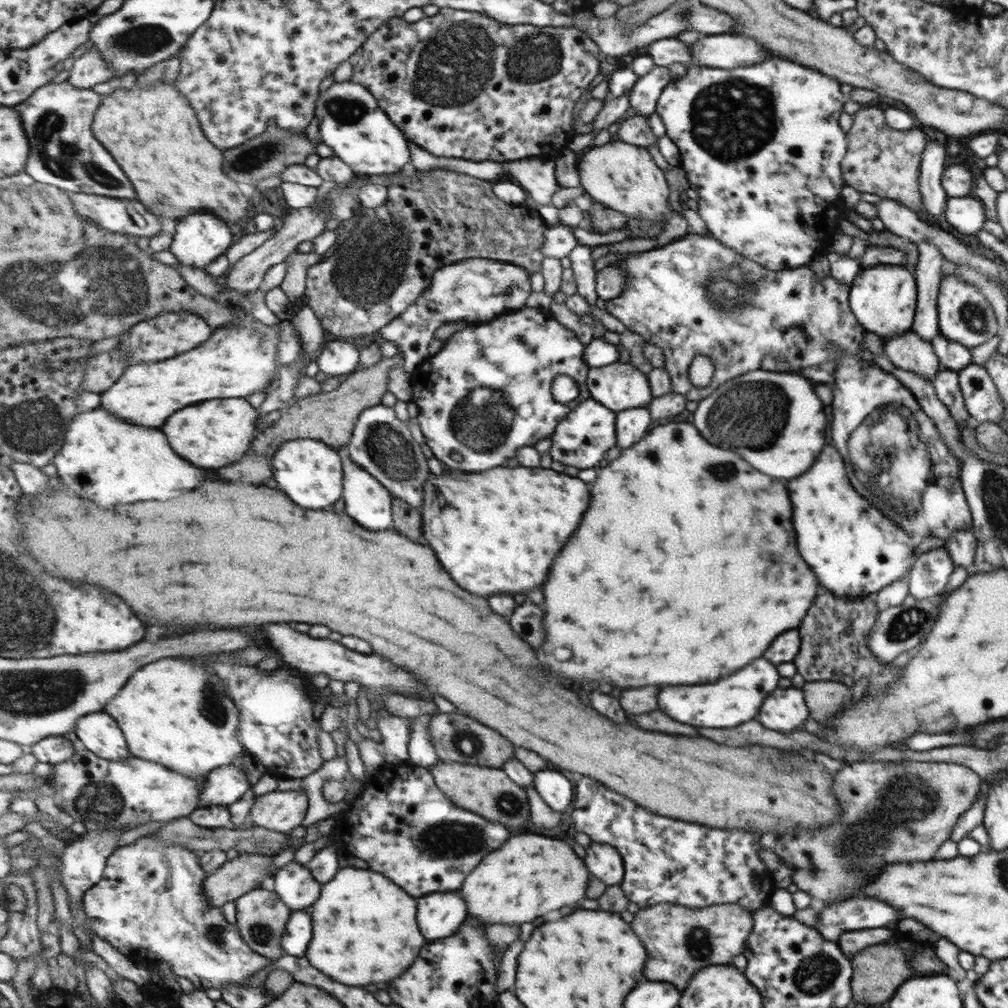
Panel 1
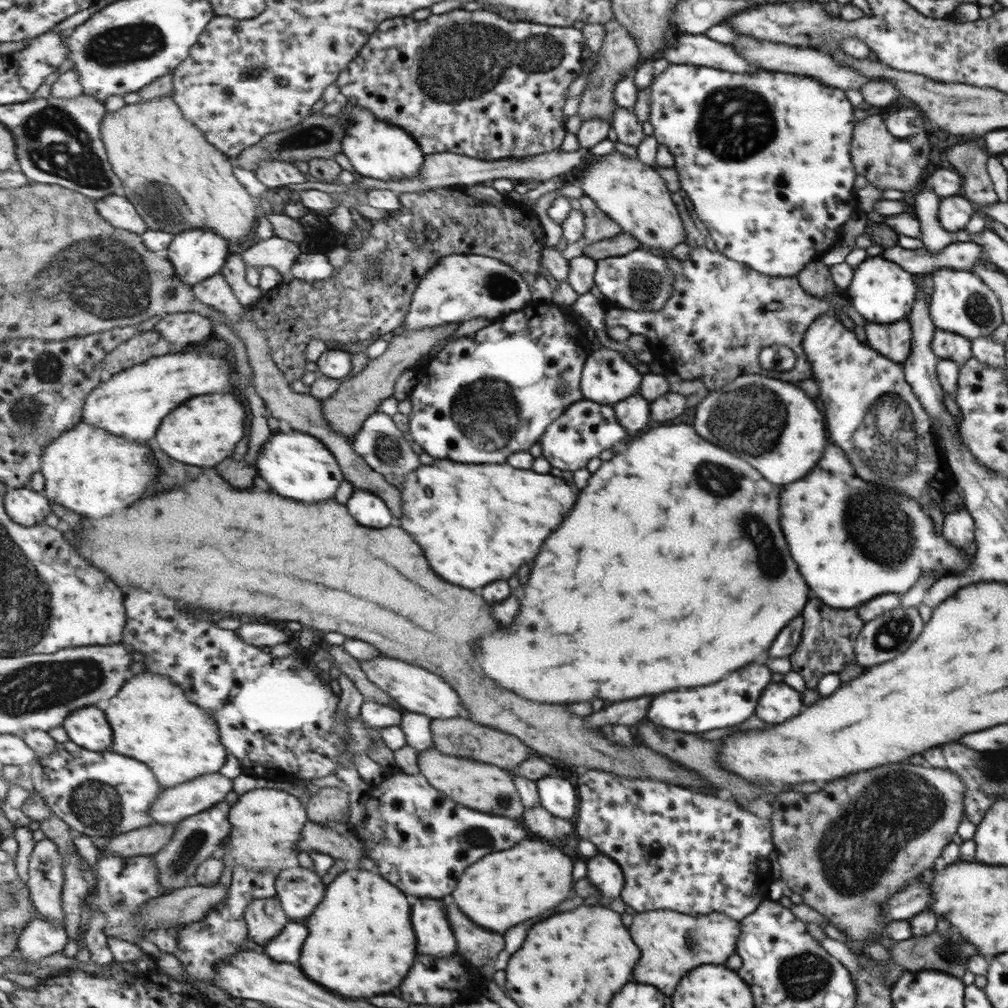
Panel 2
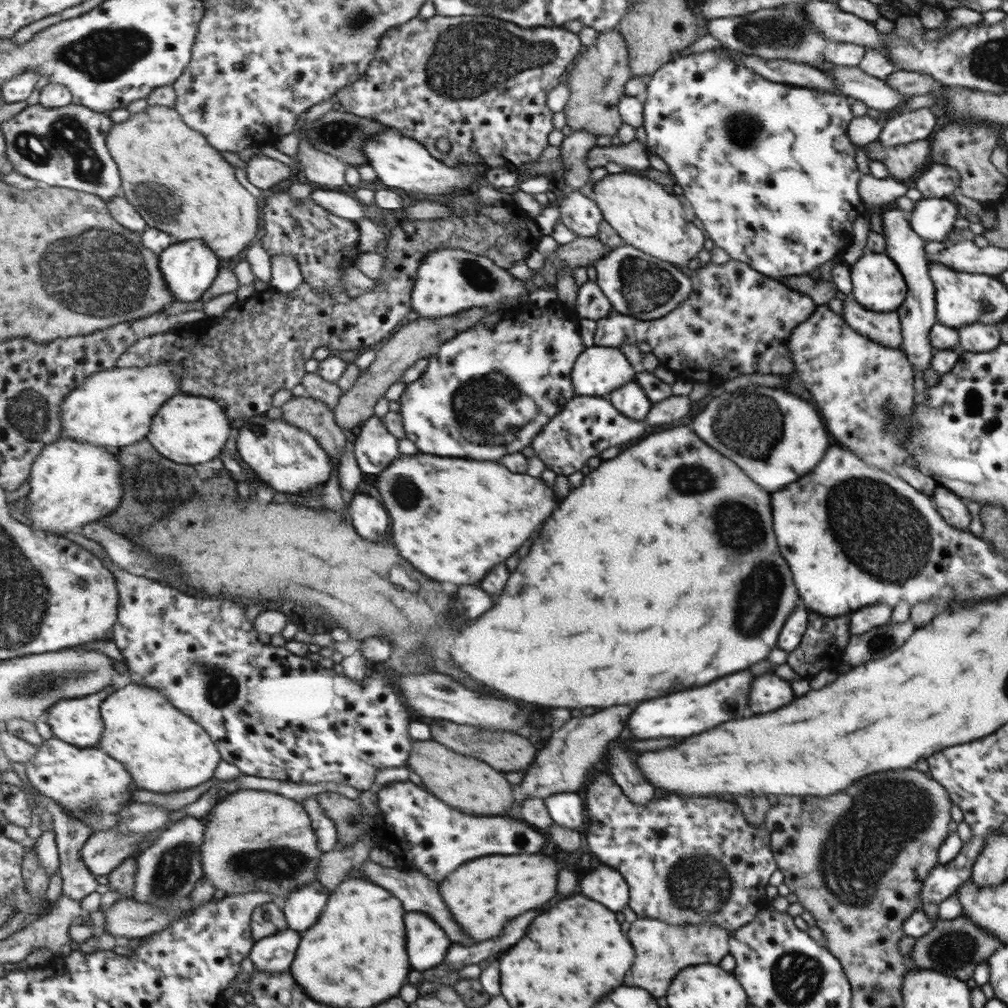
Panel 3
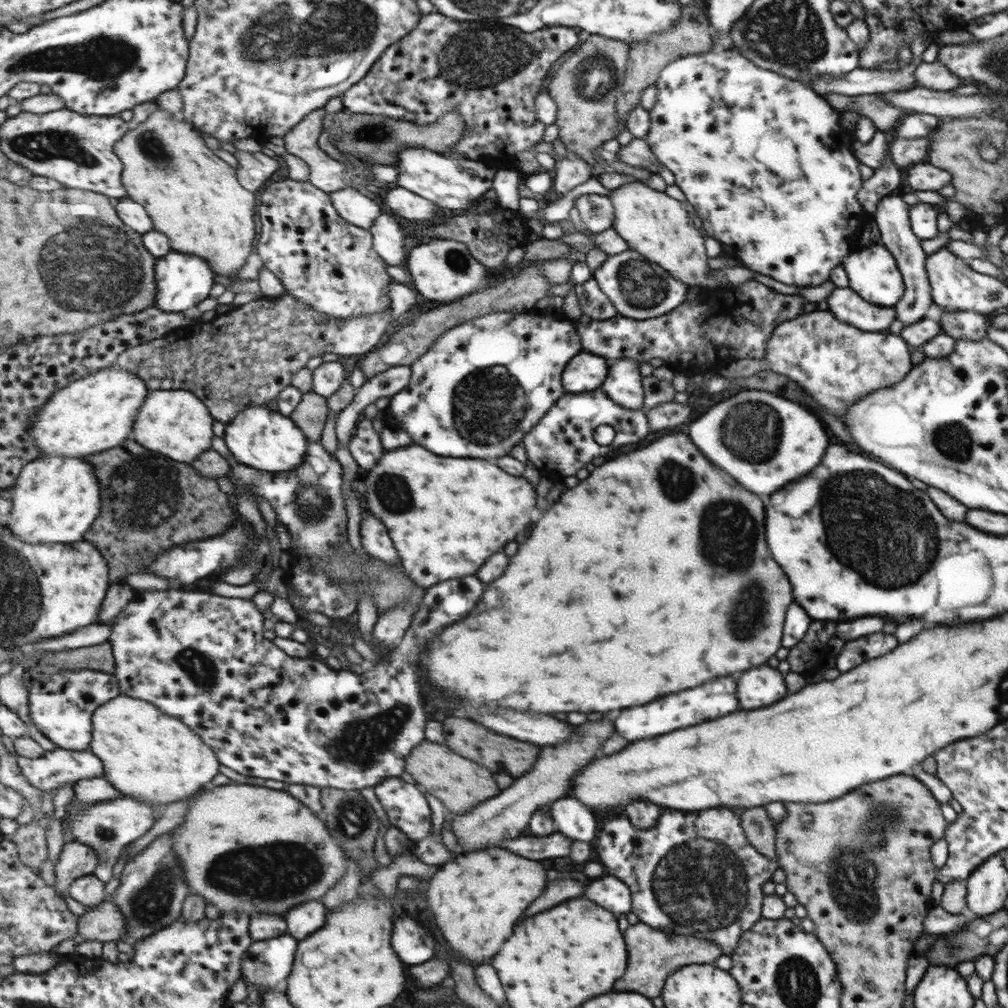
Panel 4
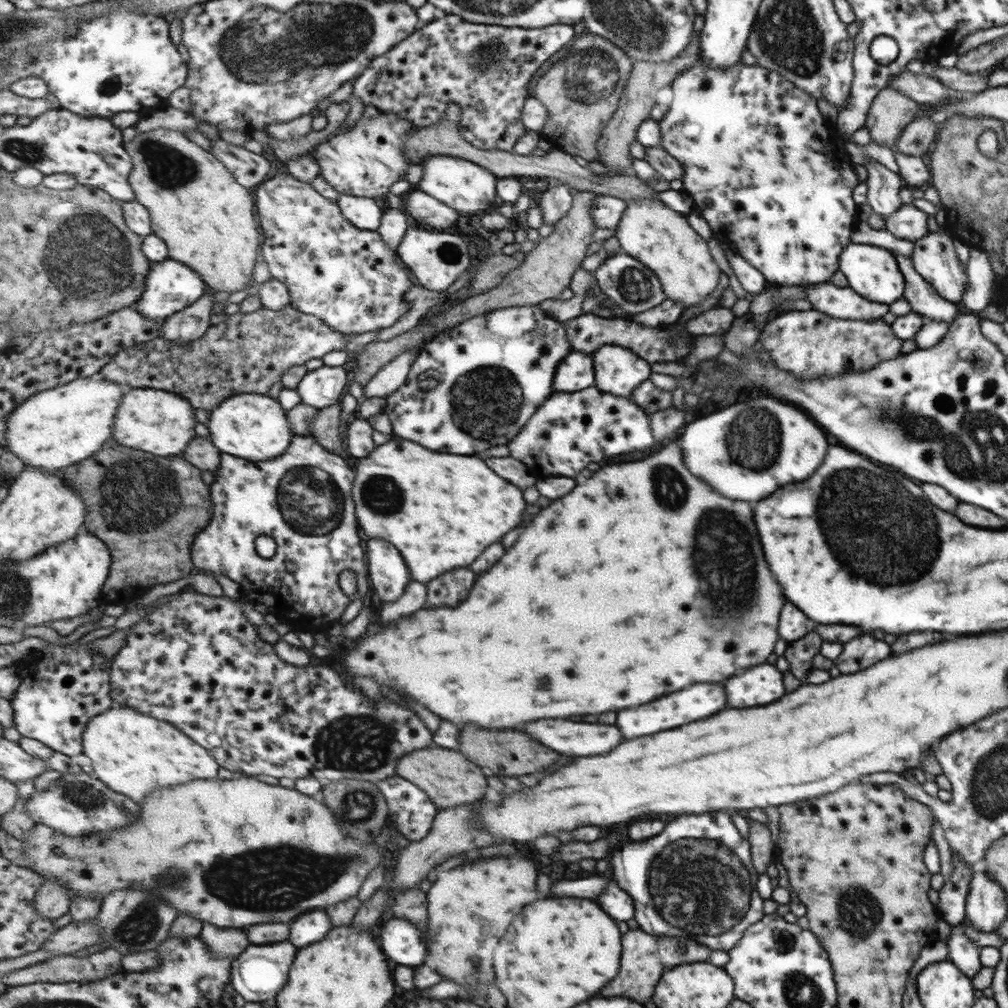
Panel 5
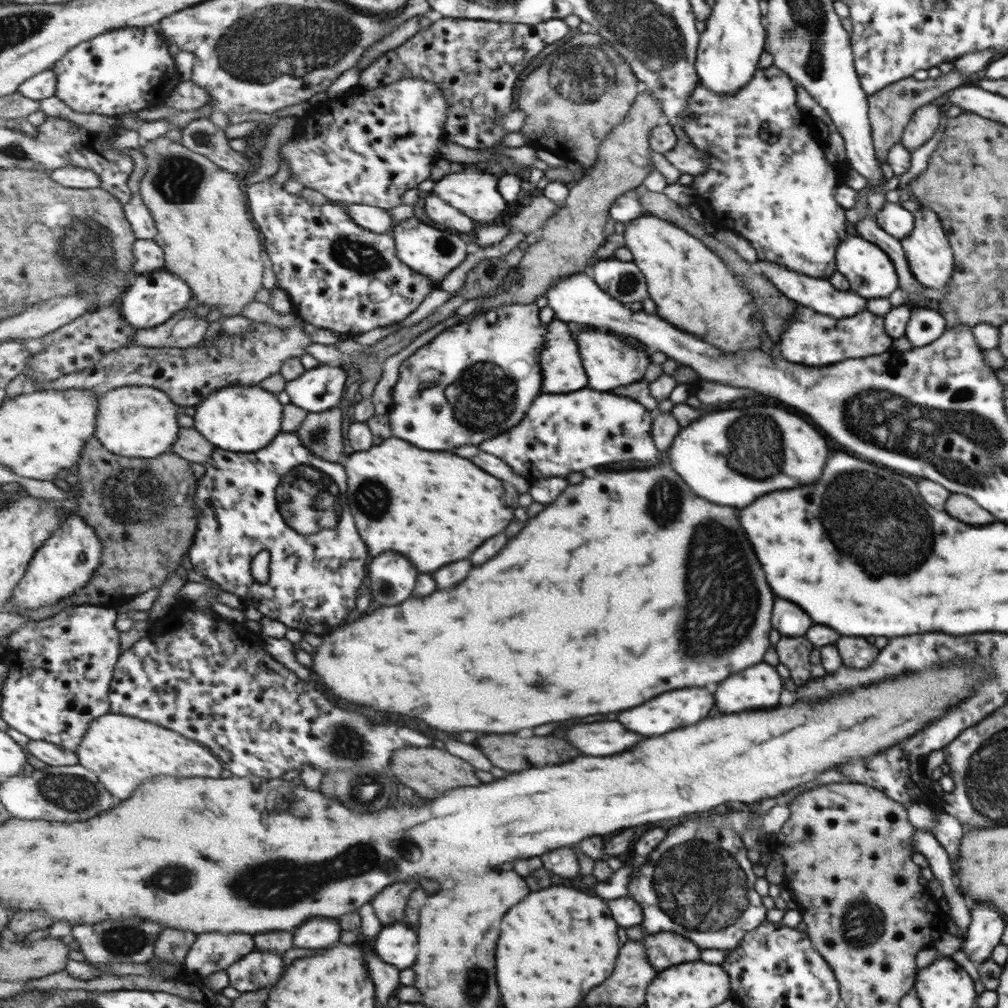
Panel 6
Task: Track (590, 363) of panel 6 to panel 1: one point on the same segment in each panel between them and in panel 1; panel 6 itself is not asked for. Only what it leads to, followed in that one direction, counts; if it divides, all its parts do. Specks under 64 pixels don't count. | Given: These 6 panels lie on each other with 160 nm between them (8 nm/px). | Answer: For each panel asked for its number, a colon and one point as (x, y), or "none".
1: (631, 425)
2: (633, 413)
3: (631, 401)
4: (623, 384)
5: (619, 371)

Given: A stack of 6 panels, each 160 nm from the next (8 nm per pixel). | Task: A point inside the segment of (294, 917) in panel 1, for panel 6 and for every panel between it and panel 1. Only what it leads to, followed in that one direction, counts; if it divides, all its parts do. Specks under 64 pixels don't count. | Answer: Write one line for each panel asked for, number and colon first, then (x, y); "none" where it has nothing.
2: (287, 947)
3: (275, 954)
4: (267, 964)
5: (258, 974)
6: (258, 970)

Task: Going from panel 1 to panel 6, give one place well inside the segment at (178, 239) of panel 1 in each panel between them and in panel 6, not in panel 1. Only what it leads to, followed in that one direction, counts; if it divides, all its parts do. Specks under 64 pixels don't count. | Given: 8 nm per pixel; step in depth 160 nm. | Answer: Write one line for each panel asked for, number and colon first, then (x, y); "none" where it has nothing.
2: (198, 254)
3: (190, 268)
4: (183, 280)
5: (171, 286)
6: (153, 298)

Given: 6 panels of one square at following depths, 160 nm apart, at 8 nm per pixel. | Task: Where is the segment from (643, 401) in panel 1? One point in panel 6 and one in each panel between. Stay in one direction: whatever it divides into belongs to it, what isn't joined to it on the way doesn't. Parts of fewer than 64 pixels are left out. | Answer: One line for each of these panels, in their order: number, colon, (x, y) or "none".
2: (607, 378)
3: (600, 370)
4: (586, 371)
5: (575, 373)
6: (561, 362)

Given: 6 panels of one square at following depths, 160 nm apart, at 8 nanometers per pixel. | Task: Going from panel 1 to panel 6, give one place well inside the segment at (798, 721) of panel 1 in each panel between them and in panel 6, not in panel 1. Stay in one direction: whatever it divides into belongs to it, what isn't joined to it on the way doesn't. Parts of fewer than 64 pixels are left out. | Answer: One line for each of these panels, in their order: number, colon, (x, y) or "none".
2: (780, 703)
3: (769, 692)
4: (762, 686)
5: (761, 685)
6: (758, 687)

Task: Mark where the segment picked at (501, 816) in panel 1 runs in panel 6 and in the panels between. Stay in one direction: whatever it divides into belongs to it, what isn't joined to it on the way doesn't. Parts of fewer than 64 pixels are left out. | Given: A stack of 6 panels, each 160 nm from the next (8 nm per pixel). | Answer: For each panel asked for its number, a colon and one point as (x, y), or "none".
2: (489, 789)
3: (465, 783)
4: (460, 784)
5: (451, 779)
6: (430, 771)

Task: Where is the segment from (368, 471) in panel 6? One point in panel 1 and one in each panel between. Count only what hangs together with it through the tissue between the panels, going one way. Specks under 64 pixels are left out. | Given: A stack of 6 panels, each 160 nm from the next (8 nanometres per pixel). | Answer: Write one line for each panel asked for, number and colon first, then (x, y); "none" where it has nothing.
1: (498, 532)
2: (478, 523)
3: (455, 520)
4: (448, 515)
5: (452, 507)

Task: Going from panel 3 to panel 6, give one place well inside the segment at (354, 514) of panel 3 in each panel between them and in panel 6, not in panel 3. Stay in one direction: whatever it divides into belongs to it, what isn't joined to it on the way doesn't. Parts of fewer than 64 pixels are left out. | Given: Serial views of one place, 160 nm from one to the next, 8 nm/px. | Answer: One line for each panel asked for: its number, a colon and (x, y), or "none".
4: (376, 539)
5: (390, 575)
6: (392, 578)

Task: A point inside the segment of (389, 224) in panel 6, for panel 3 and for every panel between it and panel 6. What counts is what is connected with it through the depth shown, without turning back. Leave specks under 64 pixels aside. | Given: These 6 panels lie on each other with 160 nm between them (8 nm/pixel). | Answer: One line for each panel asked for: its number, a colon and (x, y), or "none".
3: (342, 202)
4: (358, 209)
5: (362, 211)

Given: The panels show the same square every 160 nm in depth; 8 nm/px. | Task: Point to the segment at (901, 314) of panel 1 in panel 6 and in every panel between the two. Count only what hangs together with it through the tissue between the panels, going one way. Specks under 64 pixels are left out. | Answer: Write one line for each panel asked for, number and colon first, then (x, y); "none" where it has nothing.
2: (880, 291)
3: (877, 284)
4: (872, 272)
5: (872, 272)
6: (869, 271)

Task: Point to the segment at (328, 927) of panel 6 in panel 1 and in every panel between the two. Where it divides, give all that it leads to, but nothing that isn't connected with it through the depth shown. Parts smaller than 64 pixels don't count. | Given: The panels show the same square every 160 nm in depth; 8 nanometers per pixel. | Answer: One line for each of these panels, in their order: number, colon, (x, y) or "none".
1: (298, 888)
2: (300, 890)
3: (304, 905)
4: (305, 919)
5: (314, 926)

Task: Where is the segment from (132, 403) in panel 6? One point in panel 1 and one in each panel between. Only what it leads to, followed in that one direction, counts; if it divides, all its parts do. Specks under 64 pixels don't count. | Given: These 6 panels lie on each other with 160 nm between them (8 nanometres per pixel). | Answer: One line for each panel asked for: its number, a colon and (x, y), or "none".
1: (219, 432)
2: (205, 431)
3: (191, 429)
4: (177, 423)
5: (152, 420)

